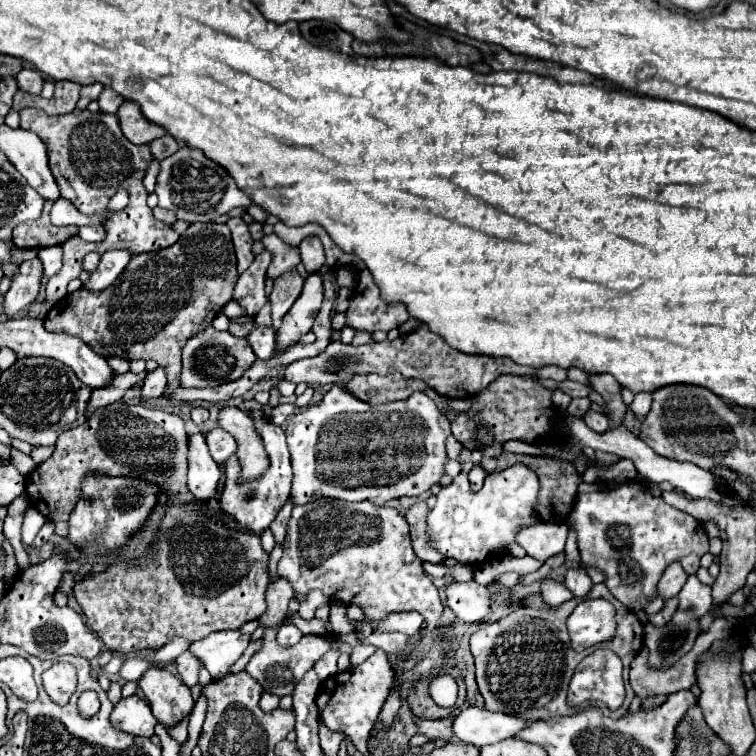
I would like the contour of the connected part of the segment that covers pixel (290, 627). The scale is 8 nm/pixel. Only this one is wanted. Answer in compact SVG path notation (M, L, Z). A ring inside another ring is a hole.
M282 624L282 626L280 626L280 632L278 632L278 636L276 636L278 644L284 646L284 648L290 648L290 646L298 644L300 638L302 638L302 632L300 632L294 624Z

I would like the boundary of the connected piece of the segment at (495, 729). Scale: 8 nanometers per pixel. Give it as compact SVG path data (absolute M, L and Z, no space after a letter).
M466 708L454 718L454 734L458 740L482 748L500 740L516 736L528 726L526 720L508 716L504 712L490 712L484 708Z

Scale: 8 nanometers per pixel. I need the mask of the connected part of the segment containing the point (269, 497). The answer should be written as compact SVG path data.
M260 418L254 420L256 428L264 440L264 446L268 450L268 458L270 458L270 468L266 470L266 474L260 480L252 480L246 484L238 484L238 474L240 474L240 462L236 456L232 456L226 462L226 486L222 490L222 498L220 498L220 506L224 512L228 512L230 516L234 516L238 520L238 524L248 524L248 528L252 532L262 532L266 530L272 520L276 518L276 514L280 512L280 508L286 504L288 494L290 494L290 482L292 482L292 466L290 466L290 458L288 458L288 446L286 446L286 434L280 426L272 424L268 418Z

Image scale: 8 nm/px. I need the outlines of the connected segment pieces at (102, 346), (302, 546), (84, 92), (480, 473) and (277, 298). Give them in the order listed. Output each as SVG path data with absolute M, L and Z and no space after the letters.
M190 224L190 228L182 234L180 242L170 248L152 254L136 254L124 268L124 272L102 292L86 292L76 290L64 296L54 308L48 312L44 320L44 328L48 332L64 332L82 338L96 354L110 358L120 356L128 360L156 360L160 368L164 368L168 378L168 392L180 388L180 350L192 334L212 326L214 316L220 312L224 304L232 300L232 292L238 280L236 272L236 254L230 240L230 230L226 224Z
M322 498L316 502L308 502L308 506L294 506L284 542L284 554L278 562L278 576L286 578L292 584L294 592L308 594L310 590L322 590L324 596L332 602L356 604L364 610L368 620L382 620L392 612L416 610L424 616L432 630L440 626L444 614L440 594L432 580L426 578L422 562L412 550L406 520L398 514L398 510L372 506L372 502L350 504L344 500Z
M92 84L92 86L84 86L80 90L80 100L78 100L78 108L84 110L92 100L98 98L98 94L102 92L102 86L100 84Z
M478 464L478 466L474 466L474 468L470 470L468 478L470 478L472 490L474 490L474 492L478 492L478 490L484 486L484 478L486 478L486 474L484 474L484 470L480 470L480 464Z
M294 270L284 274L284 278L276 278L274 282L274 290L270 294L270 304L272 304L272 320L274 326L280 326L282 316L292 308L292 304L296 302L296 298L300 296L304 286L304 278Z

